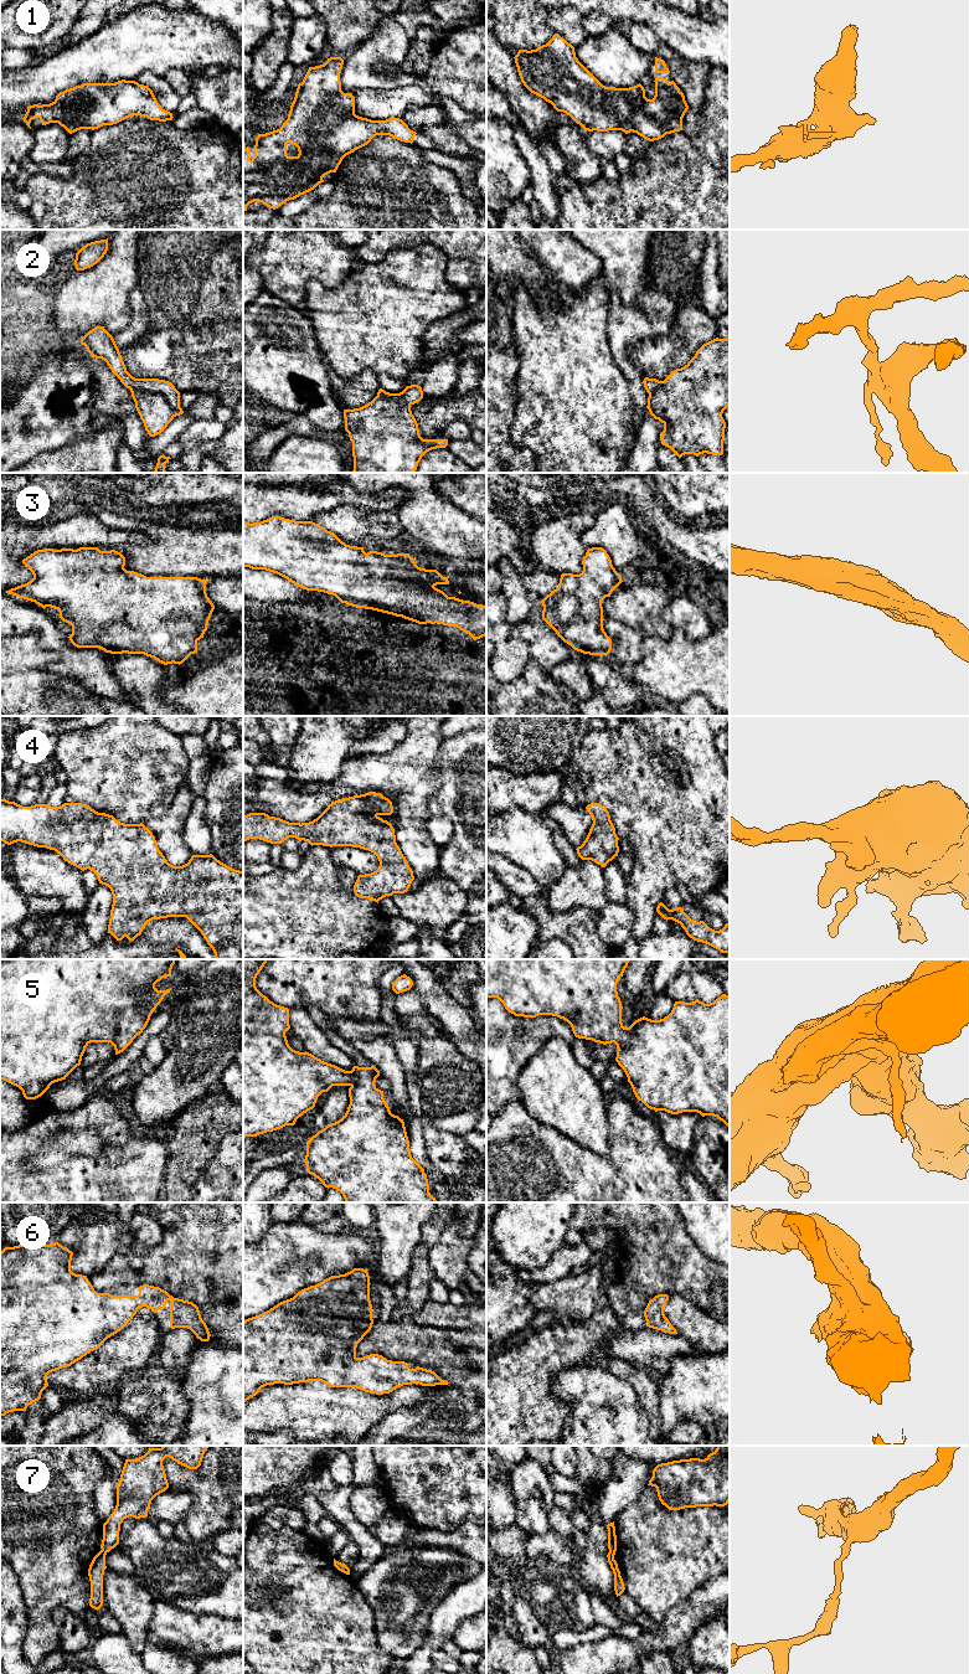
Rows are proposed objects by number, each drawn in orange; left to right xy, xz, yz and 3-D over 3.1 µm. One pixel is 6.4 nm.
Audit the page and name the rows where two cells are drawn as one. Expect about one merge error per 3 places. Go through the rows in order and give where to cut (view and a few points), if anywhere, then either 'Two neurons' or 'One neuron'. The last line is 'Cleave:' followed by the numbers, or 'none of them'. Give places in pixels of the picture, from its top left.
1: No split. One neuron
2: Split along xy (130, 389), (160, 392), (169, 402), (175, 416). Two neurons
3: No split. One neuron
4: No split. One neuron
5: No split. One neuron
6: No split. One neuron
7: Split along yz (609, 1550), (614, 1554). Two neurons
Cleave: 2, 7

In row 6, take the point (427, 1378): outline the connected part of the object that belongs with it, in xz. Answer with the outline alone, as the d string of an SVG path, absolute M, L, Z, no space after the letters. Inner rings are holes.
M367 1269L331 1276L323 1282L298 1292L269 1310L243 1322L243 1402L256 1396L267 1385L321 1381L330 1387L356 1387L365 1392L383 1395L403 1385L435 1386L448 1385L434 1371L417 1366L409 1369L404 1361L387 1360L382 1355L356 1356L357 1344L371 1330L372 1304L370 1300L370 1276Z

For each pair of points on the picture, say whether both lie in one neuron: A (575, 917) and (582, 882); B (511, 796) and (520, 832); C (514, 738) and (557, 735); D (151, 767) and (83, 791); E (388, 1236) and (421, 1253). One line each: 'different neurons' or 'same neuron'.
A: different neurons
B: different neurons
C: same neuron
D: same neuron
E: different neurons

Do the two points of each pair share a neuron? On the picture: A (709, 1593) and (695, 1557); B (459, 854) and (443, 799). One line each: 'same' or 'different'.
A: different
B: same

